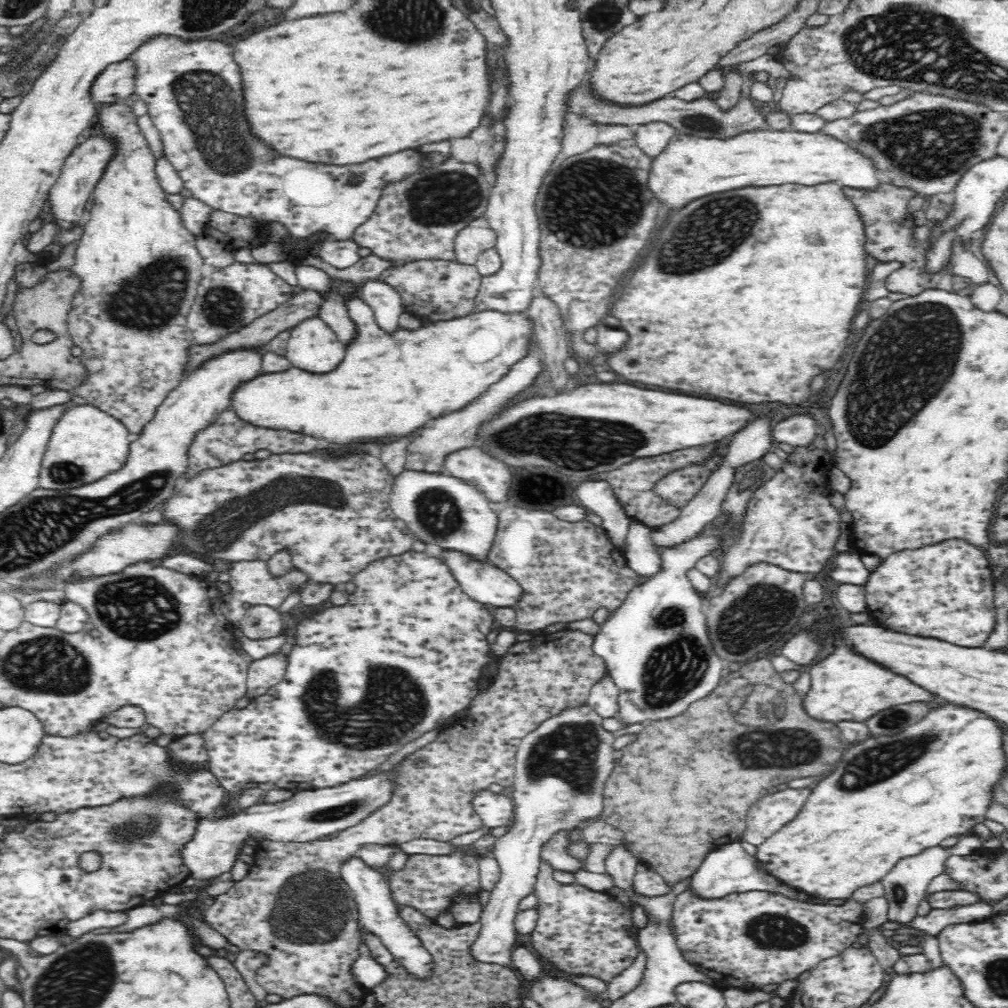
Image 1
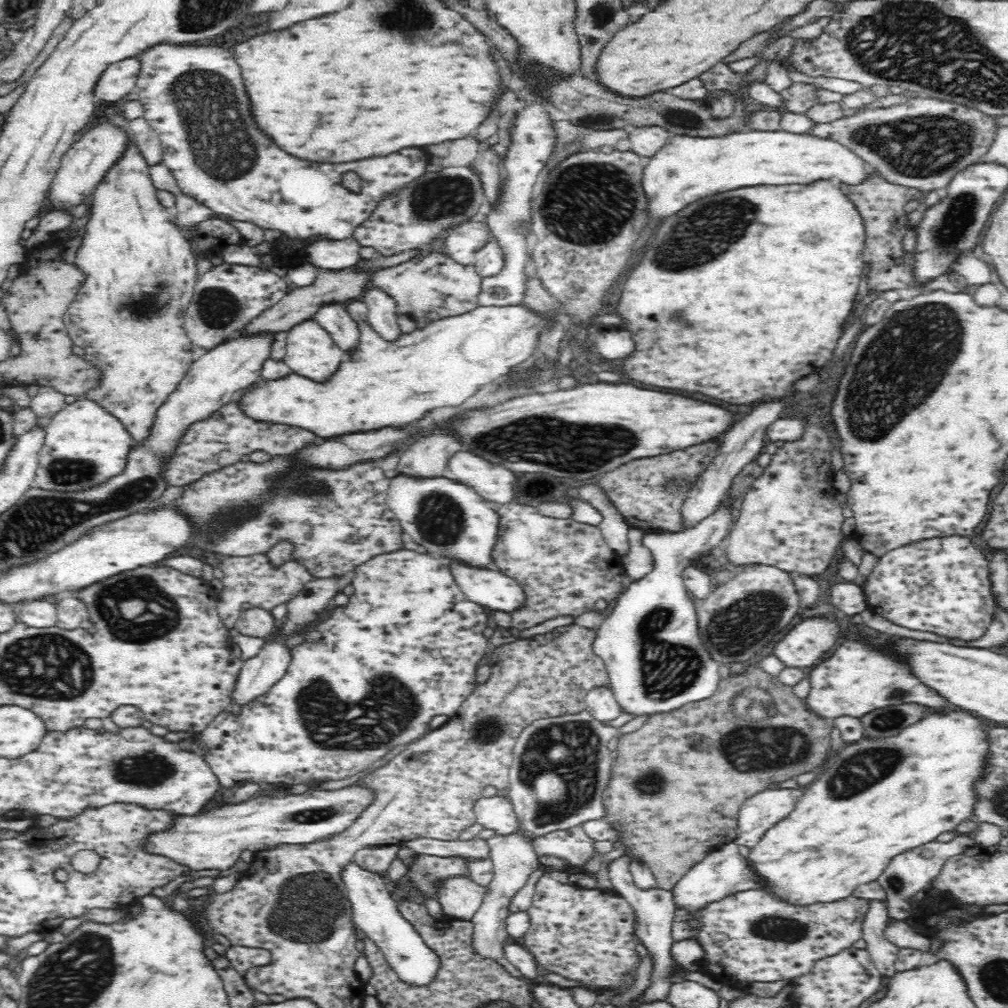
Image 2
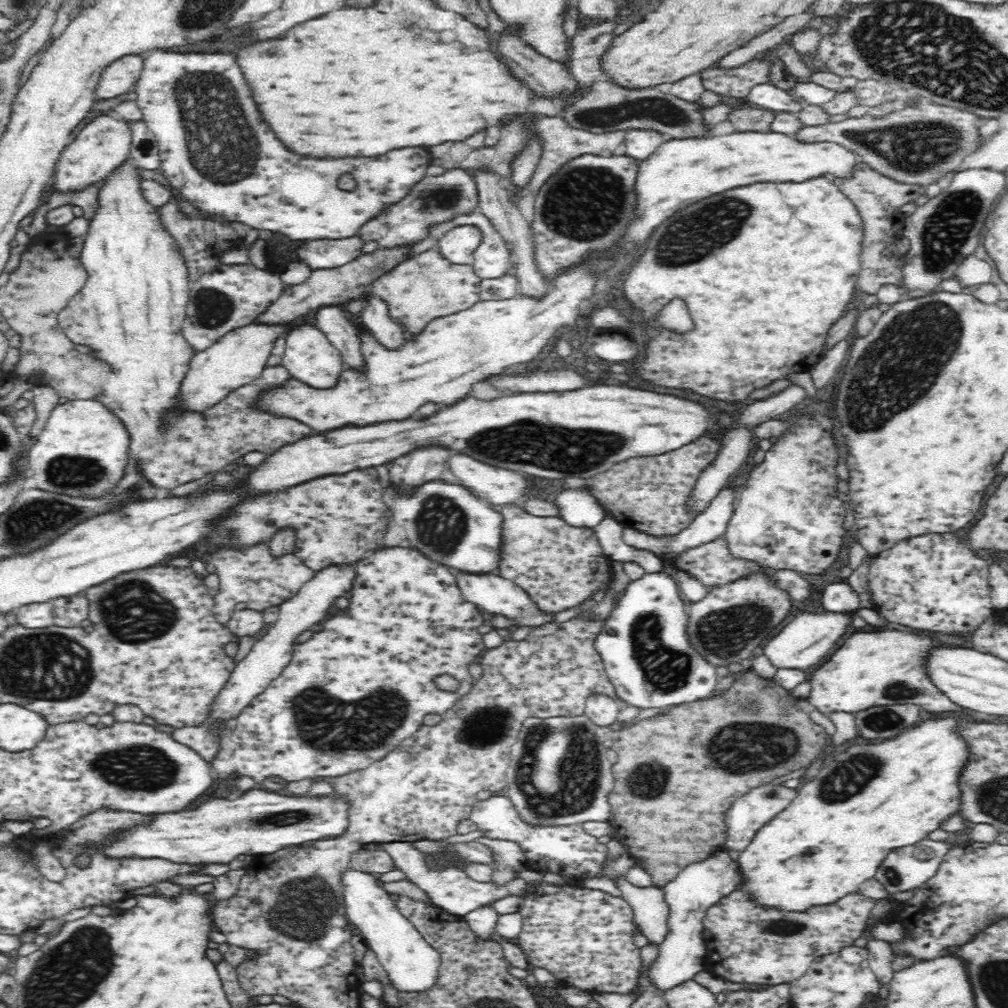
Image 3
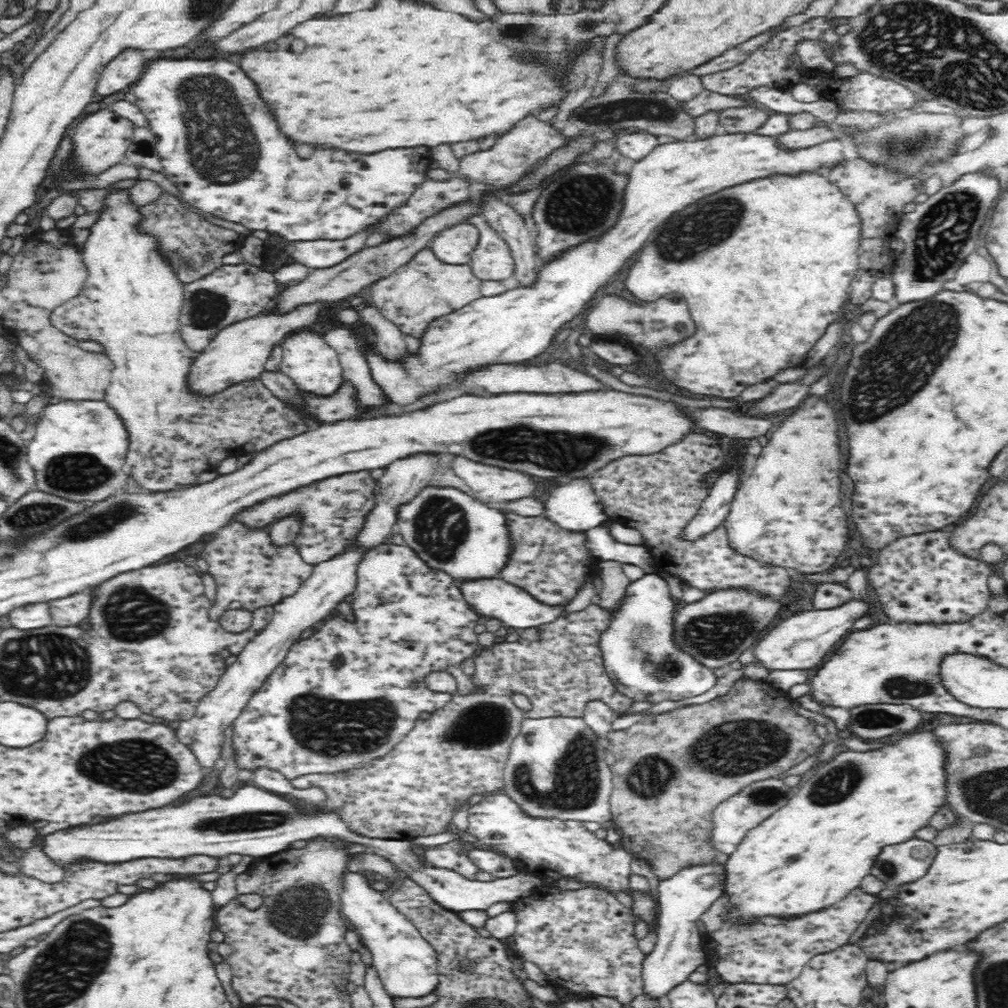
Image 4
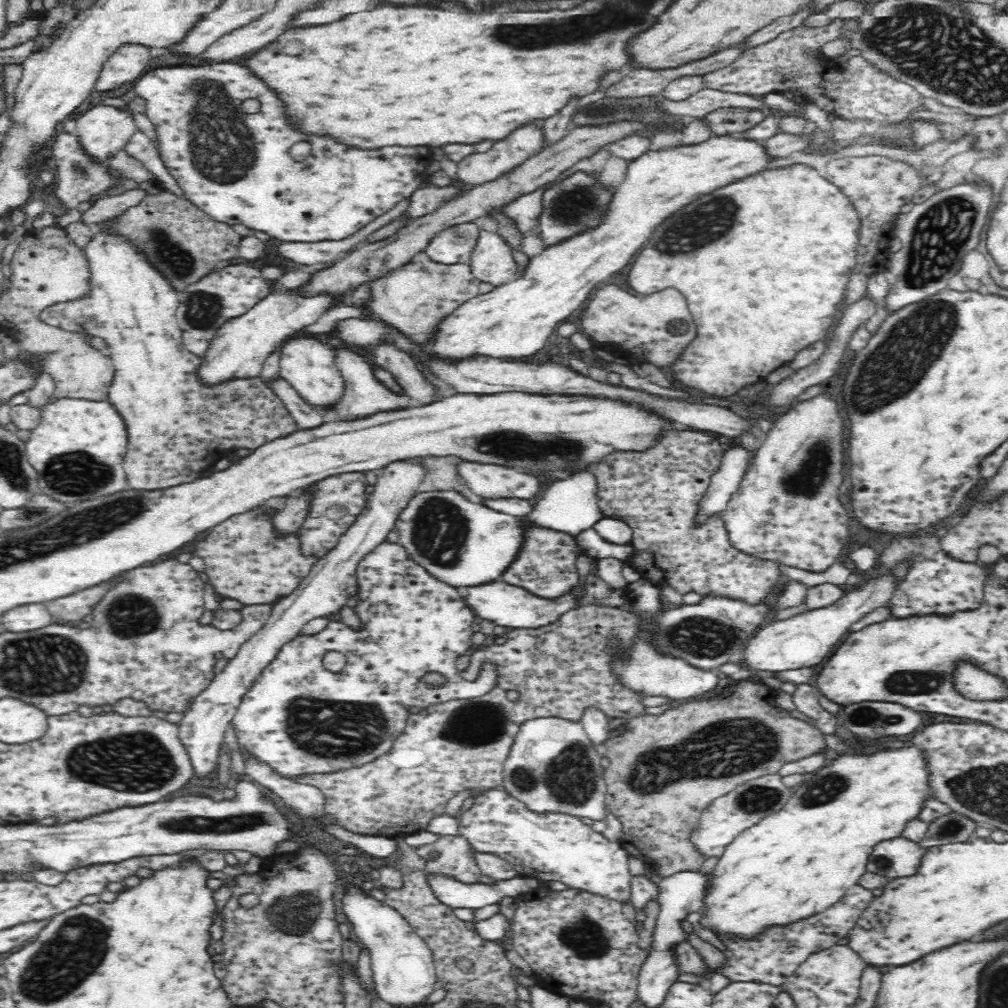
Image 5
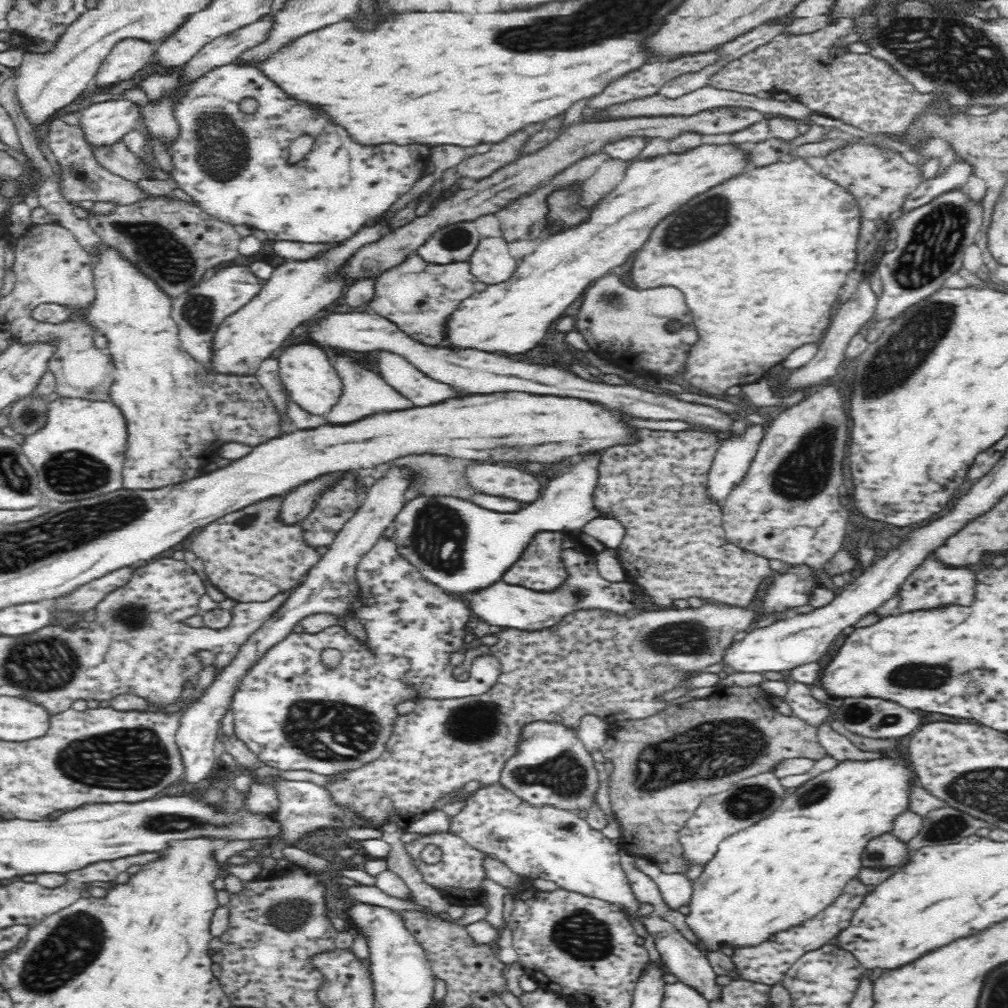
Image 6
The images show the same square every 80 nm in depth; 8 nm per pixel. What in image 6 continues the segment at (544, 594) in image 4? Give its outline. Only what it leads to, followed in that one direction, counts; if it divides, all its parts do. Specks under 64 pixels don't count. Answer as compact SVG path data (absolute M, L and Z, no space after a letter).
M538 533L528 544L522 556L506 571L502 580L508 585L530 590L556 590L565 579L565 568L560 558L566 545L564 533Z

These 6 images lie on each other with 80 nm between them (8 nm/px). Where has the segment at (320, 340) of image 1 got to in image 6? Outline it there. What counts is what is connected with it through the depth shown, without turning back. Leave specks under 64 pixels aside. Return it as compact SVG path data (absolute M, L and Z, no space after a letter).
M313 343L288 346L277 358L280 379L289 394L289 400L293 400L304 412L312 416L325 416L342 394L342 382L332 359L333 354Z

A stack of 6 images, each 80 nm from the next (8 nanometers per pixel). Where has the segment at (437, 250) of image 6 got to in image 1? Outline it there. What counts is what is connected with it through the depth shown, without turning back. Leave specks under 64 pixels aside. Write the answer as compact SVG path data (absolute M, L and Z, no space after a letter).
M484 217L471 220L468 226L454 236L455 260L465 265L475 265L478 255L496 244L496 234Z

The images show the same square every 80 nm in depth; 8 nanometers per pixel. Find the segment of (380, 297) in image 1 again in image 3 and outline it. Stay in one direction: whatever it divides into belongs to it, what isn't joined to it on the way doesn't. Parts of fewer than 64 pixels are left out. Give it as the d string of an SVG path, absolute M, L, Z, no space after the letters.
M367 295L366 305L359 312L362 324L366 330L372 332L372 336L384 346L386 350L400 350L406 340L404 340L403 328L394 322L389 316L384 300L377 300L375 296Z

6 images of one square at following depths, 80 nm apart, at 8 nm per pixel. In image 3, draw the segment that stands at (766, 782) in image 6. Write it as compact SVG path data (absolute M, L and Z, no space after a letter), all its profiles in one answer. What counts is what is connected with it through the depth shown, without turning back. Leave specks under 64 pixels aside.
M762 784L762 786L752 788L752 790L746 792L744 796L736 798L736 800L724 810L726 830L723 832L722 849L734 850L734 852L744 850L744 847L748 844L756 830L758 830L764 822L772 820L780 810L784 810L784 806L788 806L788 802L790 802L794 796L796 796L796 790L787 787L784 788L782 784Z

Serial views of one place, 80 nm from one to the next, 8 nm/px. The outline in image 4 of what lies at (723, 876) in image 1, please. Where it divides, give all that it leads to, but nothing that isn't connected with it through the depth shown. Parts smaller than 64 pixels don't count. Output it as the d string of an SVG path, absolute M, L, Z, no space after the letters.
M716 862L710 865L682 869L666 880L659 880L656 942L654 948L644 957L641 968L642 992L652 1000L666 996L670 989L688 980L697 967L706 964L701 951L702 938L696 925L701 914L721 896L724 866Z

